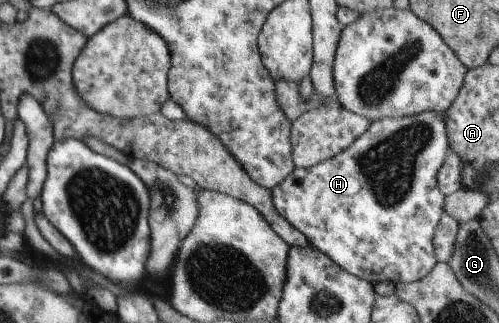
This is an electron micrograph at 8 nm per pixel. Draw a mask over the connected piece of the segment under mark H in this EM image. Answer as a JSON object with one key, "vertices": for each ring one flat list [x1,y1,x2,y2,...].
{"vertices":[[422,111,417,115,384,118,370,122,369,127,366,127,366,130,359,137,356,137,351,145,342,149,340,153,336,153,334,157,308,168,295,168,289,177,271,190,274,208,277,209,278,215,288,220,310,241,313,248,328,256,337,267,349,272,350,275,374,284,382,283,382,281,393,284,419,281,422,277,429,275,432,267,435,267,434,253,436,251,432,251,432,233,436,233,436,223,442,215,442,199,444,199,436,187,436,175,449,152,449,141,447,140,444,121,444,112]]}

